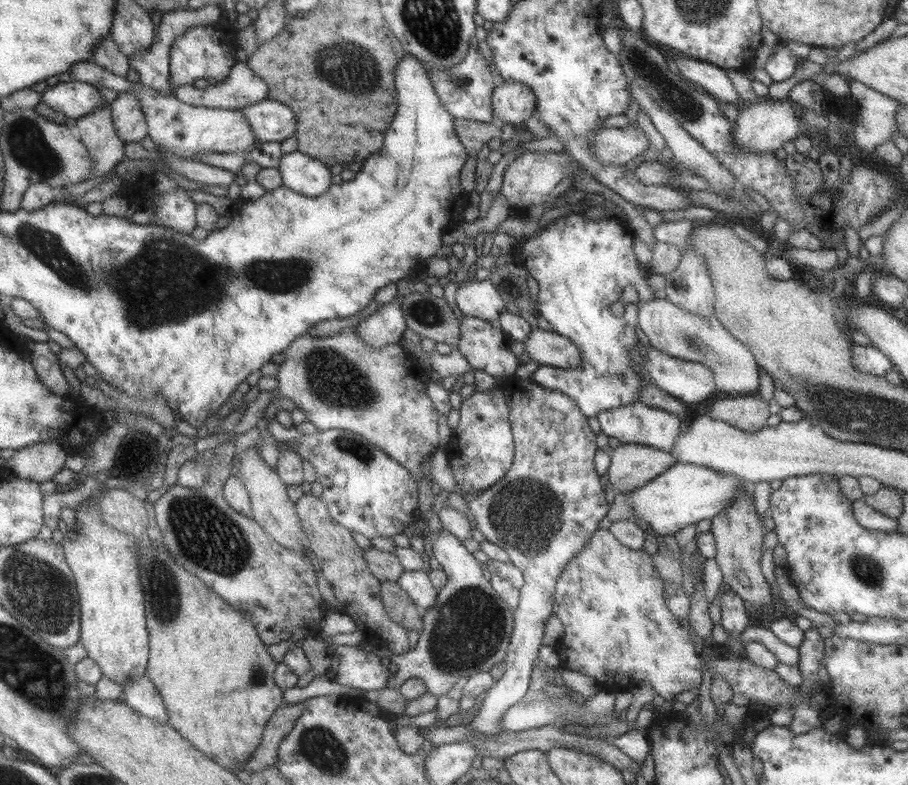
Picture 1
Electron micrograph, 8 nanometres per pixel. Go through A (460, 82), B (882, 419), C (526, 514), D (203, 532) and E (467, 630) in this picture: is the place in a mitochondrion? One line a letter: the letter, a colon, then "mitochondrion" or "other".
A: mitochondrion
B: mitochondrion
C: mitochondrion
D: mitochondrion
E: mitochondrion

